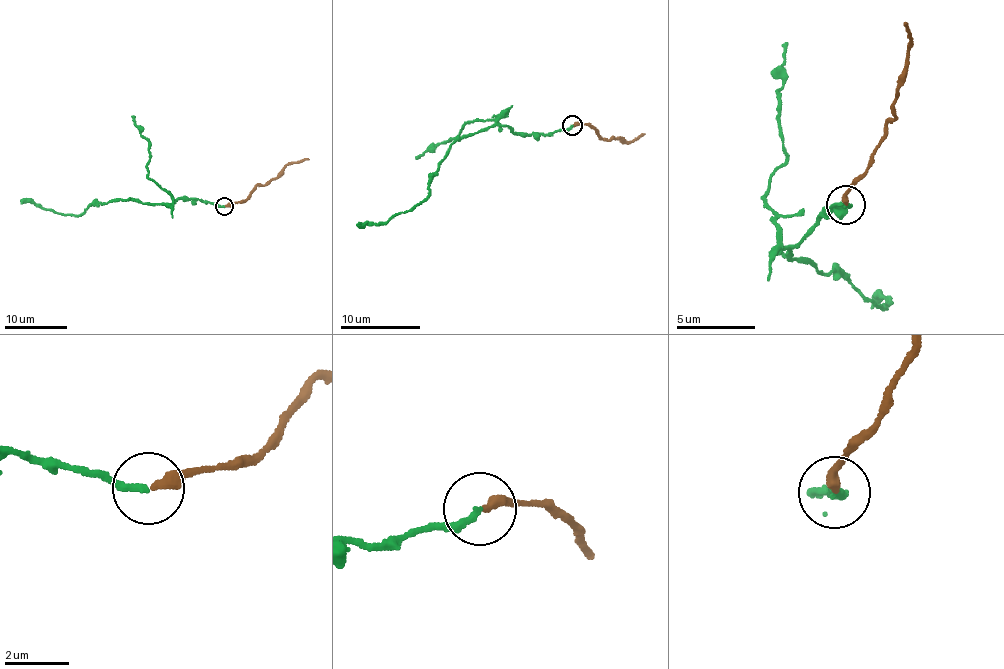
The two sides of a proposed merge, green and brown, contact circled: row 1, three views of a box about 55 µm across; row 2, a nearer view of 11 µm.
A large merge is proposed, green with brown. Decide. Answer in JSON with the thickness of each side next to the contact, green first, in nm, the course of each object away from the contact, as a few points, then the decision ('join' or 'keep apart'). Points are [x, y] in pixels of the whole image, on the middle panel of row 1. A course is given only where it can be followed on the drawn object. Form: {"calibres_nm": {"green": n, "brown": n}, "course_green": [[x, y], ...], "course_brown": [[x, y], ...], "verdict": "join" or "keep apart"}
{"calibres_nm": {"green": 220, "brown": 320}, "course_green": [[572, 126], [528, 135], [492, 125], [458, 138], [431, 180], [426, 198], [383, 223], [357, 225]], "course_brown": [[574, 126], [592, 126], [601, 139], [626, 143], [645, 133]], "verdict": "keep apart"}

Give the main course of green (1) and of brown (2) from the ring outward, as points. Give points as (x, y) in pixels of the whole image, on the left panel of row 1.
1: (224, 207), (177, 198), (170, 204), (120, 199), (92, 205), (77, 215), (62, 215), (21, 200)
2: (225, 207), (243, 202), (257, 185), (268, 184), (287, 165), (309, 159)

